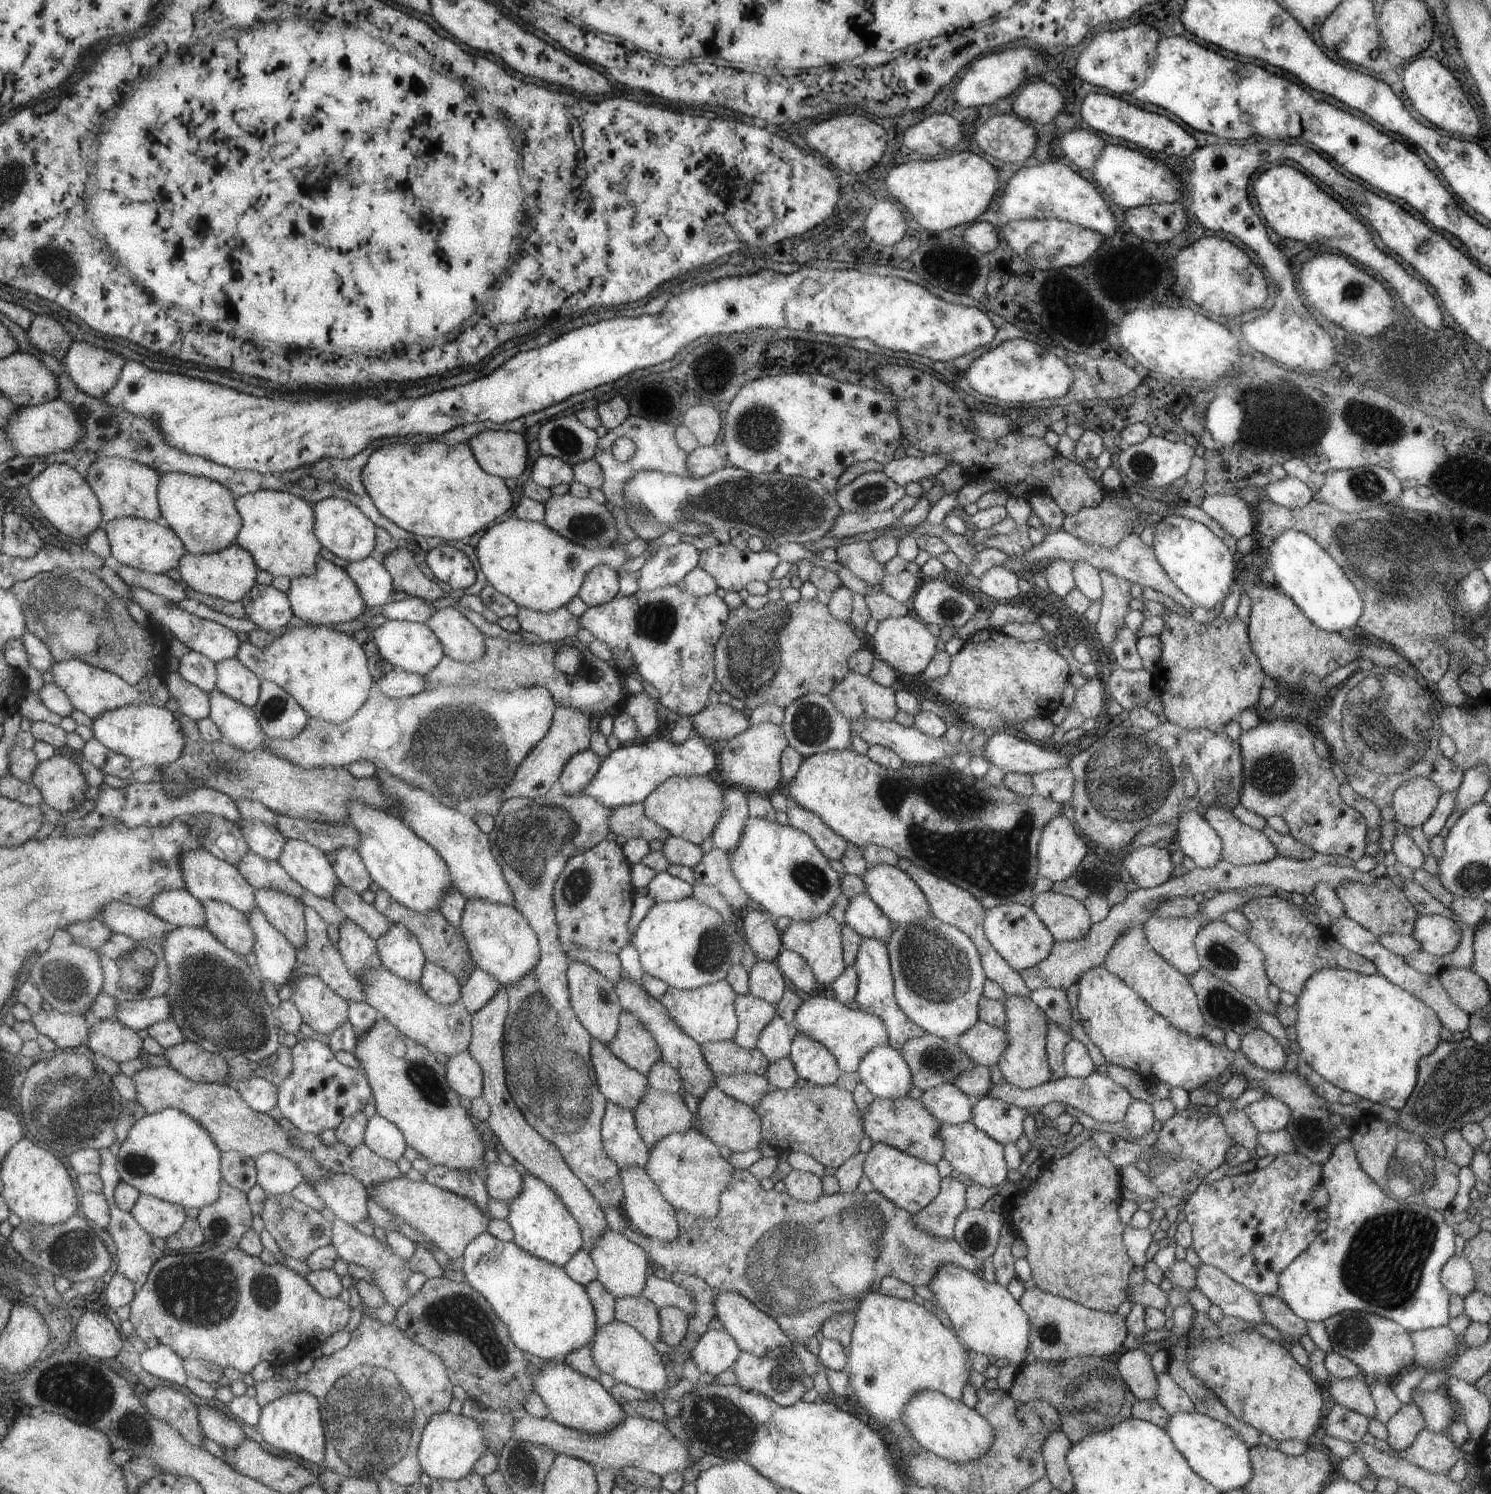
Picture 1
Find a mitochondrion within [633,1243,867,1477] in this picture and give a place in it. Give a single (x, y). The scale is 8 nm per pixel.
(717, 1420)

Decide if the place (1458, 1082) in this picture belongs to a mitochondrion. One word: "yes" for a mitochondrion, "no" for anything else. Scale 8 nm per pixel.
yes

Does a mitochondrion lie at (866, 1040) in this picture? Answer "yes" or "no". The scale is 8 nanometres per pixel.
no

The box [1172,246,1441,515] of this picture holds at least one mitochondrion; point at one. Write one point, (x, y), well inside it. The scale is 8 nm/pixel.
(1367, 486)

